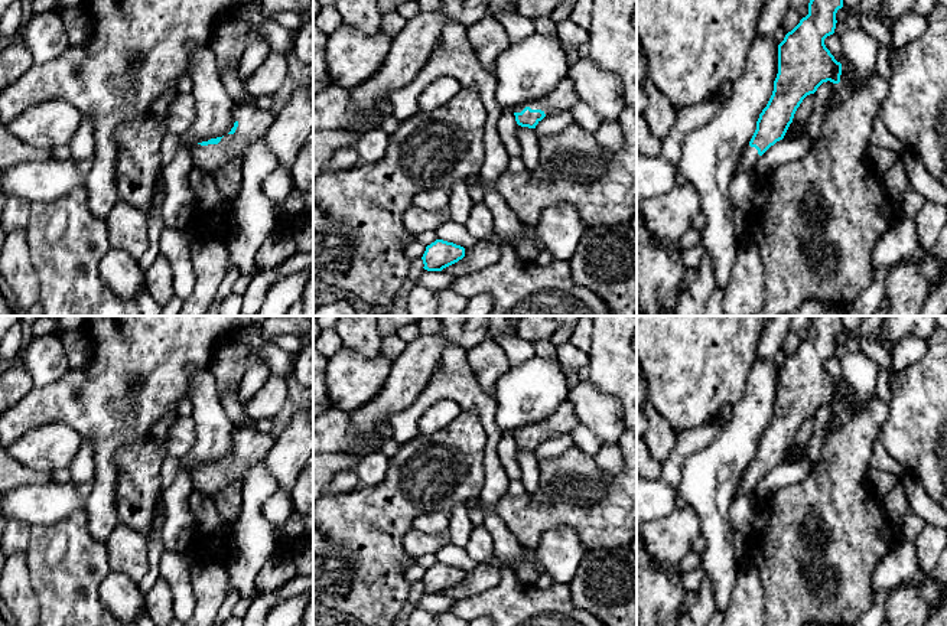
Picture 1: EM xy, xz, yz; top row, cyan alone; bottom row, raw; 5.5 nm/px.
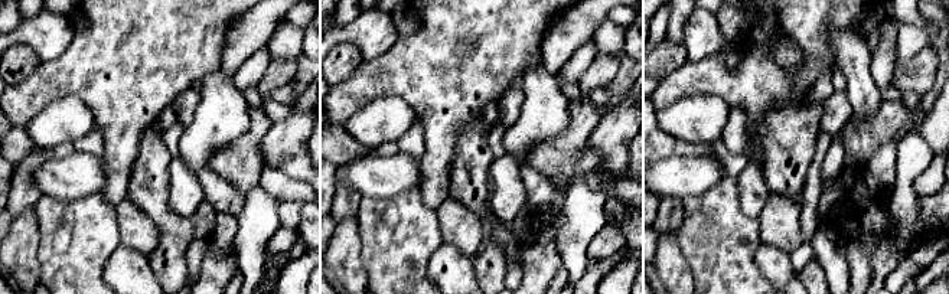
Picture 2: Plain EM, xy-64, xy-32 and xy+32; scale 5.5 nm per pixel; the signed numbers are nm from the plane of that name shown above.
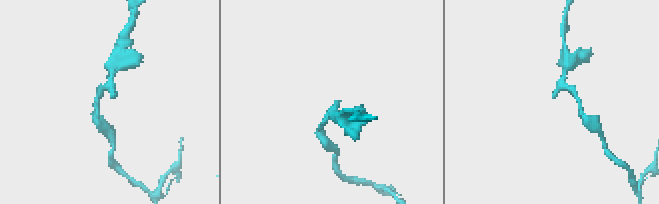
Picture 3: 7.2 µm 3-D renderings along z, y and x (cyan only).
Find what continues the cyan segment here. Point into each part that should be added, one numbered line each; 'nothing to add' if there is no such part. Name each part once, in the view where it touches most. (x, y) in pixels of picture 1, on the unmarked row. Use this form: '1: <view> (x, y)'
1: xz (565, 420)

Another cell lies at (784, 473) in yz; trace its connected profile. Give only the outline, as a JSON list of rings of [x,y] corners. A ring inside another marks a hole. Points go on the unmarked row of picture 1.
[[[801,456],[794,463],[780,463],[771,469],[756,485],[754,498],[762,503],[778,489],[798,483],[813,472],[808,460]]]

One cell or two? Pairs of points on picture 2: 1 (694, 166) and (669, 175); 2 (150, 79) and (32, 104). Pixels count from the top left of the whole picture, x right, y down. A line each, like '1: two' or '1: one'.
1: one
2: one

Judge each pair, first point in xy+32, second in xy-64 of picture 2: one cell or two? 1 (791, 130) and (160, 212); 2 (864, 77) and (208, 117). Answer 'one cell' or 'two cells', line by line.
1: one cell
2: one cell

